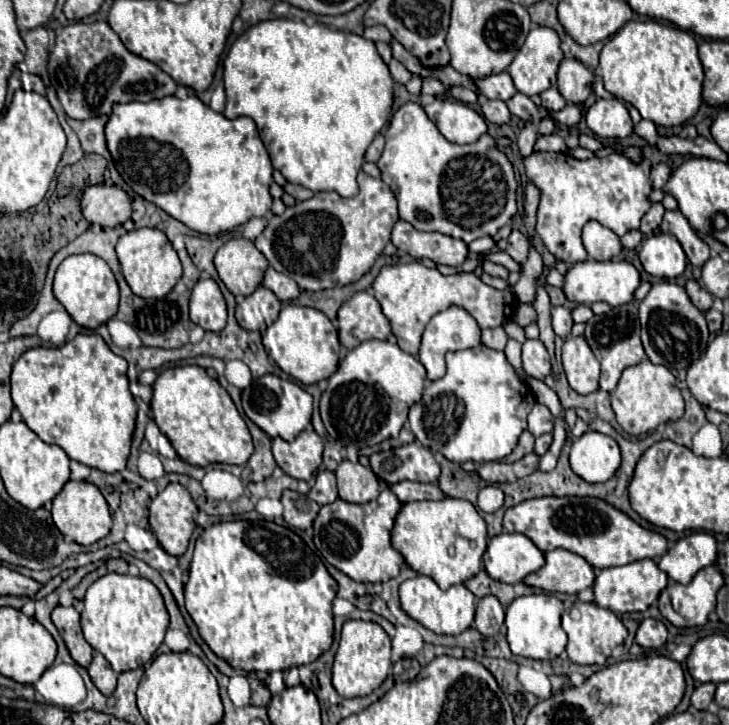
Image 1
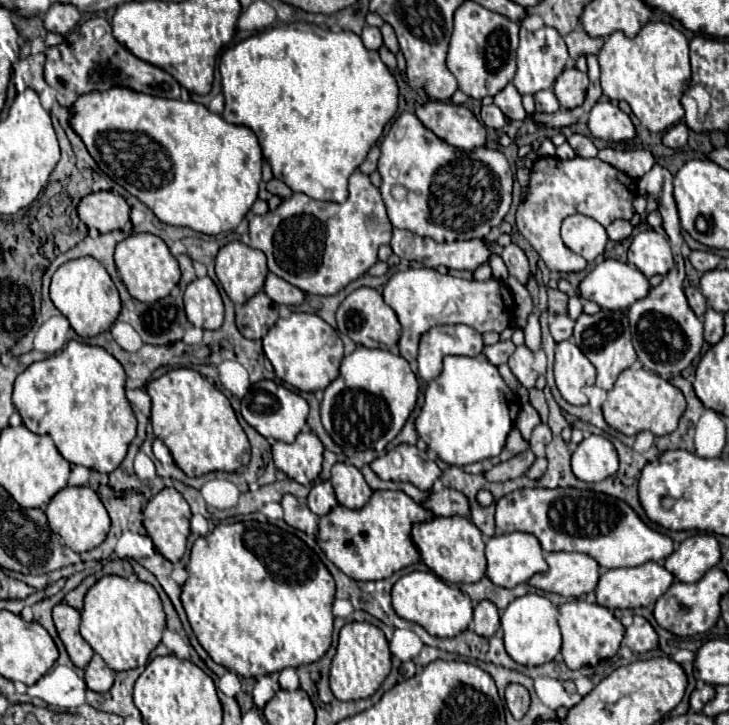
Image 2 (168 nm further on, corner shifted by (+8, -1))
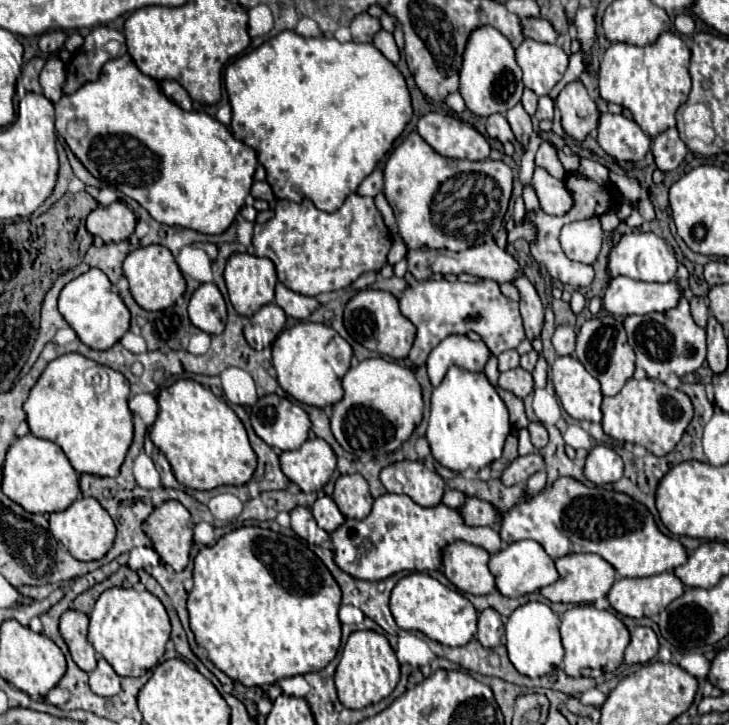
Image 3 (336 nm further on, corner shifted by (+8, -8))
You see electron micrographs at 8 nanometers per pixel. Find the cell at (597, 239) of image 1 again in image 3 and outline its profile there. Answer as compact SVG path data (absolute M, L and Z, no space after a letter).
M597 218L565 224L561 230L561 248L569 260L593 264L601 250L601 224Z

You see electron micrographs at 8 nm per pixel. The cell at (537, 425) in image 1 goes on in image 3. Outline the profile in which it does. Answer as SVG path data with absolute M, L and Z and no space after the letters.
M521 430L517 436L519 436L519 456L531 454L535 448L533 448L533 444L529 440L529 432L527 430Z

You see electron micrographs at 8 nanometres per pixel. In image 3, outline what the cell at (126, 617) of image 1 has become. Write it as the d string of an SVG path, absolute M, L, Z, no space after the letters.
M109 588L99 596L89 618L89 642L119 676L143 676L165 654L171 622L161 600L147 590Z

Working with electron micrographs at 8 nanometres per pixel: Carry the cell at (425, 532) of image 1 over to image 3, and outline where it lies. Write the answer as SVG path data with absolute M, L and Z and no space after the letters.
M453 542L443 550L443 574L467 594L491 594L495 590L487 562L489 552L467 542Z

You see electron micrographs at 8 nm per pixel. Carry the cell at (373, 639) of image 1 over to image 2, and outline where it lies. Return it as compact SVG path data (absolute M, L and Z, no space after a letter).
M347 623L339 633L337 653L331 661L331 691L339 701L371 697L391 669L391 653L383 631L371 623Z

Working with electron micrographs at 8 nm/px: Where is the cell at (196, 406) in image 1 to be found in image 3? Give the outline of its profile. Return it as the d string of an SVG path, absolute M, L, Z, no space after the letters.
M179 380L161 390L159 414L151 426L153 444L167 456L175 478L191 490L213 490L223 484L243 486L257 468L257 456L249 444L243 422L209 388L193 380Z

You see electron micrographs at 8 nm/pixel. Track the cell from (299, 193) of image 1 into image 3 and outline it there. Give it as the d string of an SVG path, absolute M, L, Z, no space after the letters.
M253 182L253 186L251 186L251 196L253 196L253 198L267 200L267 202L273 202L273 200L275 200L273 190L269 188L267 182Z

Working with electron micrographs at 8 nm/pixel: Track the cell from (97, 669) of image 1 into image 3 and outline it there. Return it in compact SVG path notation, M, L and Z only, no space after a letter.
M99 656L97 668L89 674L89 686L97 696L115 696L121 692L121 676L113 670L113 666Z

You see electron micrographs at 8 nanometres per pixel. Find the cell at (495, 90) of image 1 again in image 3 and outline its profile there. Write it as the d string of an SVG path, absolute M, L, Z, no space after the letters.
M517 104L515 108L511 108L511 110L507 112L507 122L511 124L515 138L521 142L521 146L523 146L523 150L525 150L527 144L529 144L529 136L531 136L531 132L533 132L529 114L525 112L525 108L523 108L521 104Z

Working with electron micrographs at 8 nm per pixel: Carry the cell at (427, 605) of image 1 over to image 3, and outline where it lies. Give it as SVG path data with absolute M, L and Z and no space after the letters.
M411 572L395 584L391 592L391 614L399 628L419 630L445 646L463 646L477 632L477 610L473 604L461 592L443 586L424 572Z

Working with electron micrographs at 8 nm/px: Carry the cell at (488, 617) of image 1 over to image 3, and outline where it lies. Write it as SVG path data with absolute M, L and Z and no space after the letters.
M487 608L483 612L479 612L479 630L477 630L477 638L485 648L495 648L501 644L501 638L505 634L505 626L501 622L499 612L495 612L493 608Z

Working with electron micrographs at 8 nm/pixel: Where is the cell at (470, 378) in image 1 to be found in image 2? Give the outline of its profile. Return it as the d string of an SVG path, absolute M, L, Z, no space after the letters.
M483 353L477 357L447 355L443 359L443 371L425 389L425 401L415 419L415 431L439 459L463 467L497 457L503 451L505 439L519 415L519 405L515 403L515 393Z

